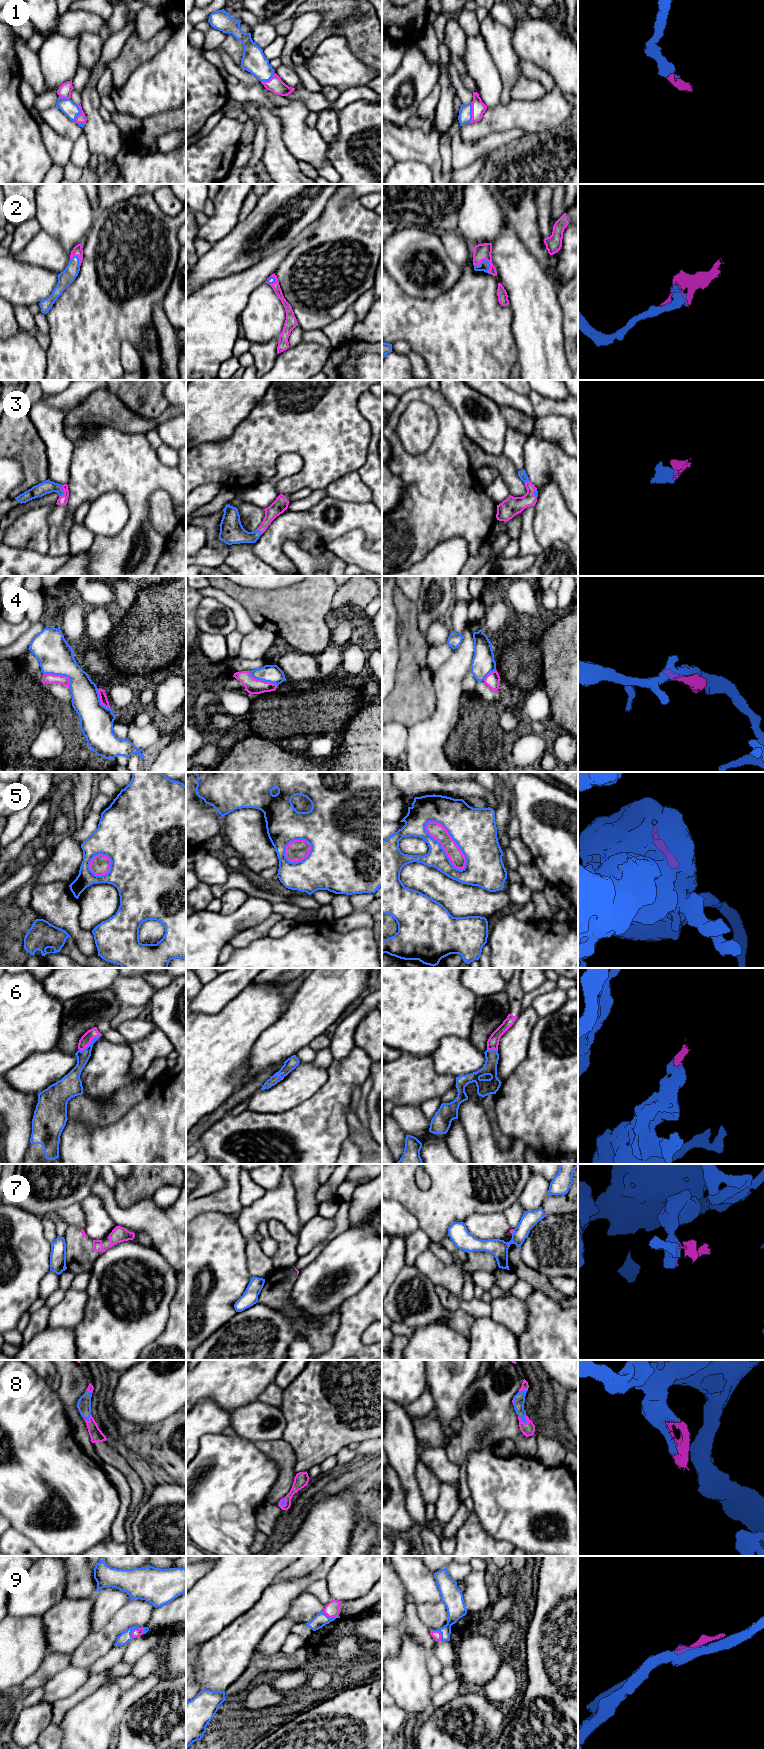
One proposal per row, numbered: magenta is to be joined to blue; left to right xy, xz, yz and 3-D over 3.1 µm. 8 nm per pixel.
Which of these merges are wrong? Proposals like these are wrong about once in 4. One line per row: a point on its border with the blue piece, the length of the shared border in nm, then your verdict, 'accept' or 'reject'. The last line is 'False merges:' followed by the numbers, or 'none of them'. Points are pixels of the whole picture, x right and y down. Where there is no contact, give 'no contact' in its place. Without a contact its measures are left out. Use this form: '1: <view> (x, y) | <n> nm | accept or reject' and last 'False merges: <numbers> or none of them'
1: xy (75, 118) | 170 nm | accept
2: yz (487, 261) | 150 nm | accept
3: xy (63, 491) | 100 nm | accept
4: xy (60, 674) | 240 nm | reject
5: yz (454, 840) | 480 nm | reject
6: xy (91, 1042) | 220 nm | accept
7: yz (513, 1232) | 50 nm | reject
8: yz (522, 1421) | 100 nm | accept
9: xy (135, 1628) | 130 nm | reject
False merges: 4, 5, 7, 9

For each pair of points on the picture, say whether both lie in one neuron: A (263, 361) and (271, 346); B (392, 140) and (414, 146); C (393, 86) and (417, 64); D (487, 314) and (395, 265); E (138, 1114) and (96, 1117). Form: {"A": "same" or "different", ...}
{"A": "same", "B": "same", "C": "same", "D": "different", "E": "different"}

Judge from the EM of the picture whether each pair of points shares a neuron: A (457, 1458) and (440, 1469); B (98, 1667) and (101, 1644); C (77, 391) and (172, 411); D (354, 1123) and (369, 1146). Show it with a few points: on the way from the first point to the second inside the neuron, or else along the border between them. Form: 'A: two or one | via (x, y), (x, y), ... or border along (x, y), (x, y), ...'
A: two | border along (445, 1450), (448, 1458), (459, 1467)
B: two | border along (114, 1646), (89, 1667)
C: two | border along (95, 390), (71, 409)
D: one | via (357, 1129), (363, 1140)

